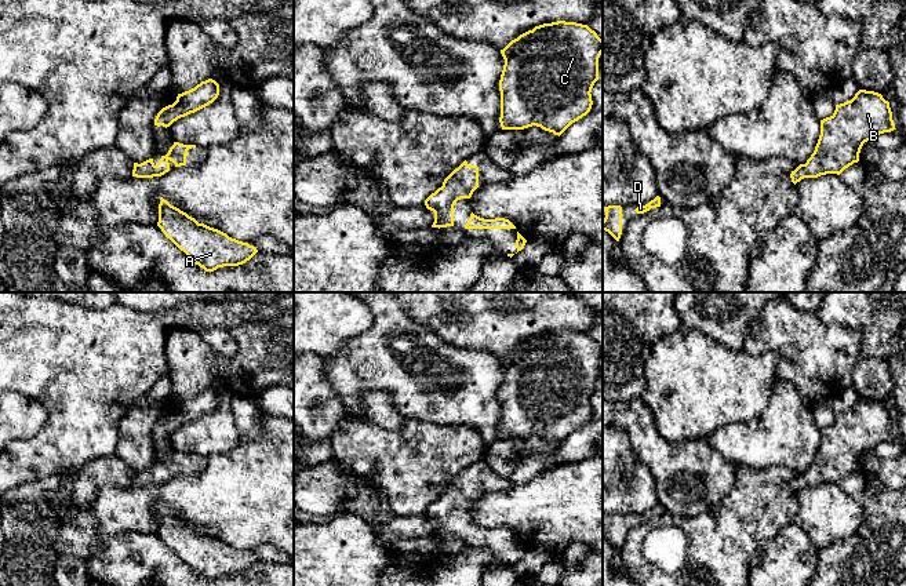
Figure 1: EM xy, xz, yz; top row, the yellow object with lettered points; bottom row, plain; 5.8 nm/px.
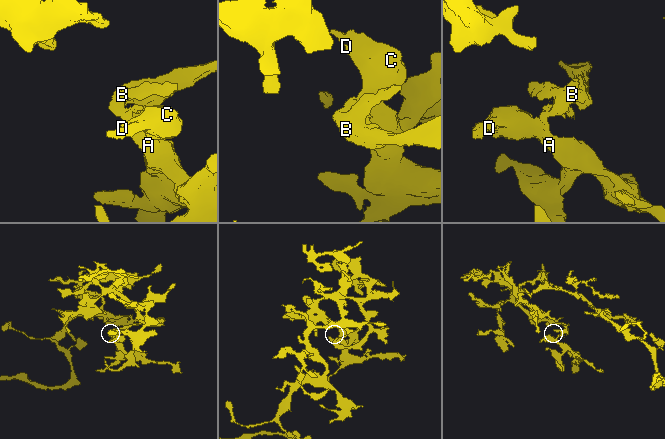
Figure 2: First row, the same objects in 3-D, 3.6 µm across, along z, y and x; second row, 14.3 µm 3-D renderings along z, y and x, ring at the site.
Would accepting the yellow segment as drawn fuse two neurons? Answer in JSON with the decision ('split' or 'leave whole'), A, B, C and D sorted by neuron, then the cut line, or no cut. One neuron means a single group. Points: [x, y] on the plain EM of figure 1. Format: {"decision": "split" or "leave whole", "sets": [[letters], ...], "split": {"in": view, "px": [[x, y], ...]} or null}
{"decision": "leave whole", "sets": [["A", "B", "C", "D"]], "split": null}

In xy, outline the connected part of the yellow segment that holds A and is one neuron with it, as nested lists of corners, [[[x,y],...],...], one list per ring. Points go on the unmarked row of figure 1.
[[[163,506],[160,509],[157,535],[192,571],[205,580],[243,574],[258,561],[254,554],[199,532]]]

